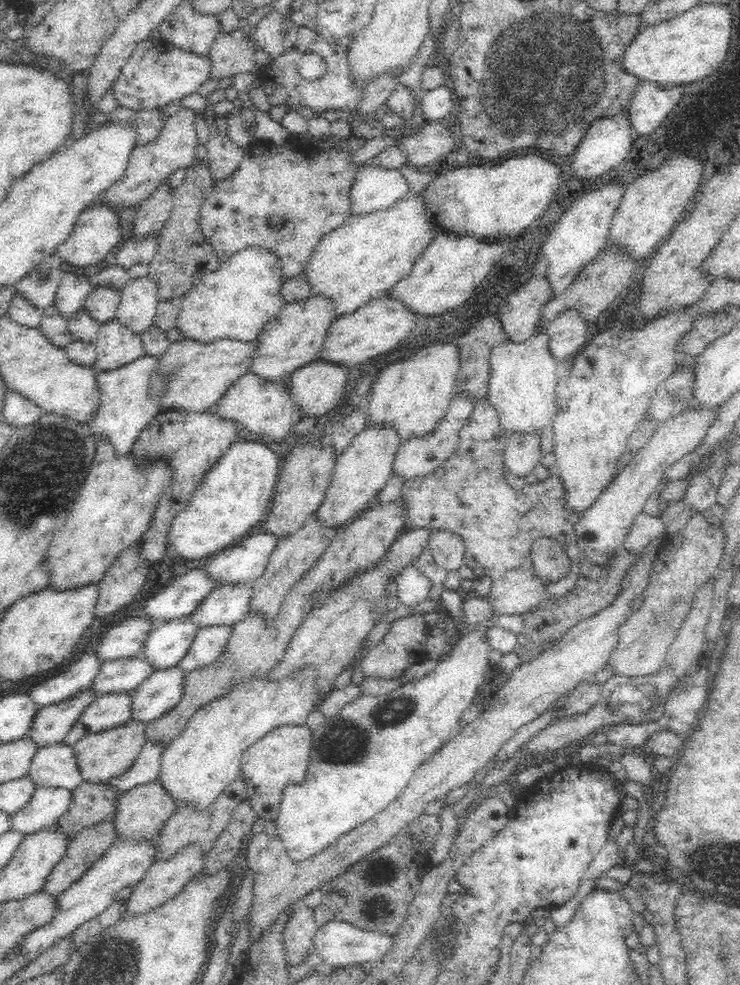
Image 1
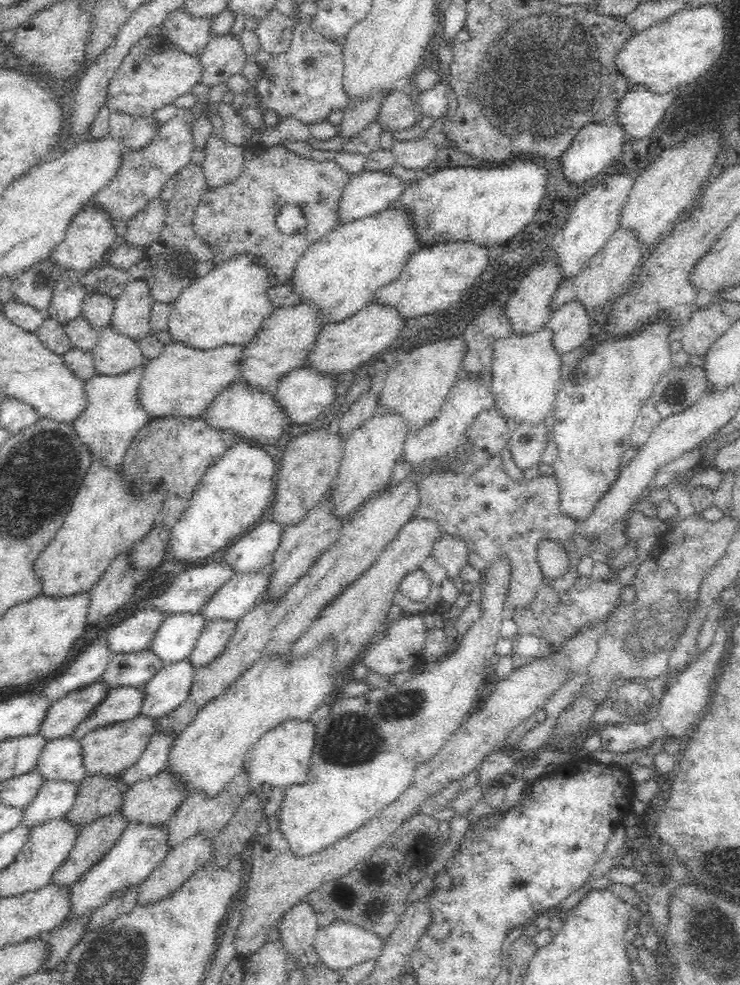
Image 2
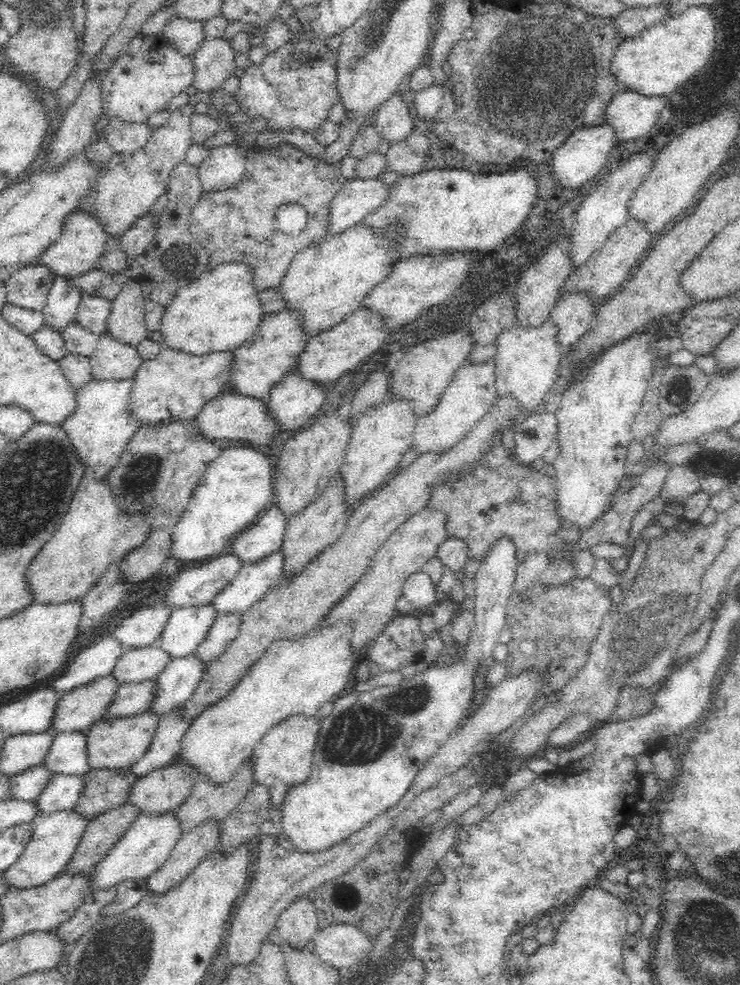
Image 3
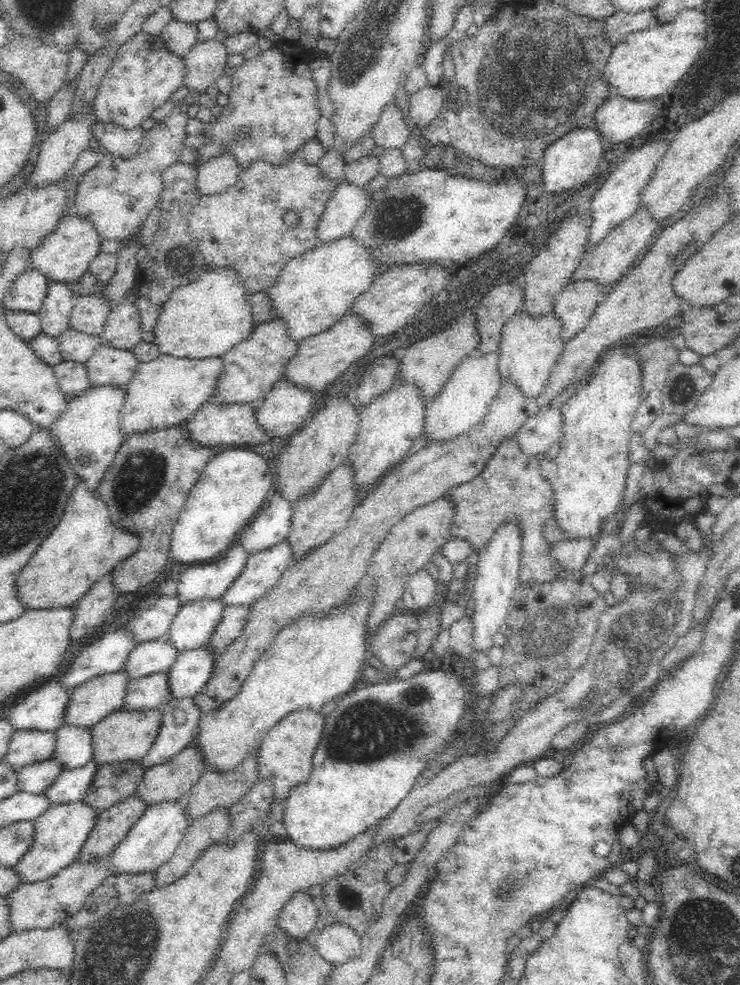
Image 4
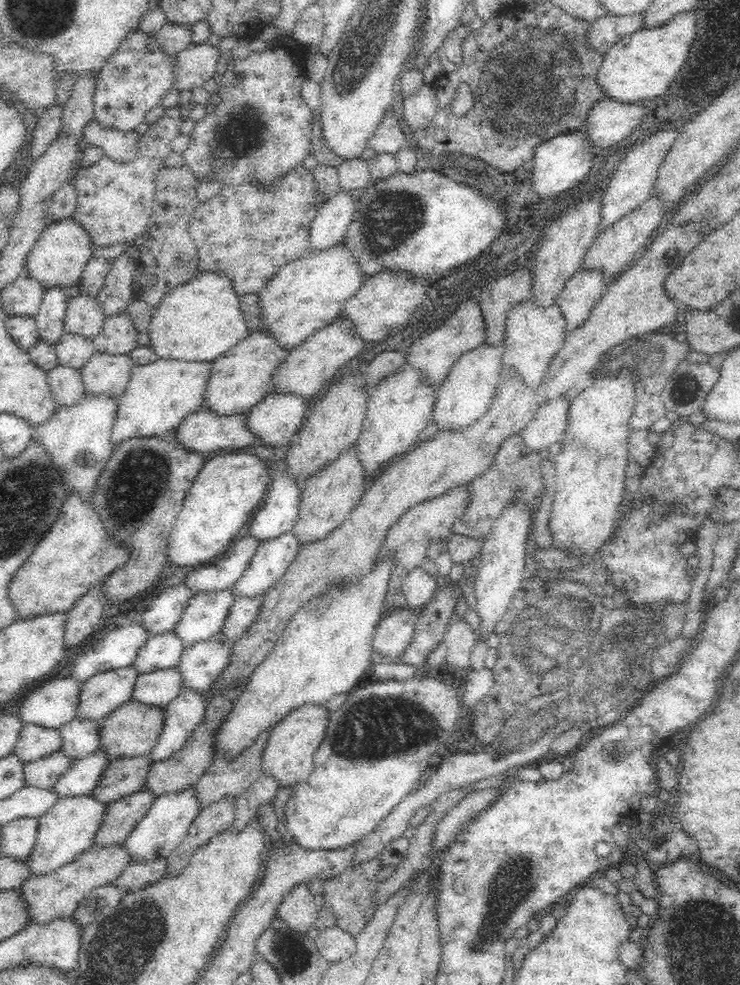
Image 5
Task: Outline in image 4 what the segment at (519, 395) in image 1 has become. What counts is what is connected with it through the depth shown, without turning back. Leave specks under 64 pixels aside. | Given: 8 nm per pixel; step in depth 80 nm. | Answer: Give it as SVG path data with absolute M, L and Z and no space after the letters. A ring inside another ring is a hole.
M522 308L515 312L503 326L498 362L500 376L512 377L526 395L536 396L544 388L550 369L563 351L562 328L562 319L556 311L530 313Z

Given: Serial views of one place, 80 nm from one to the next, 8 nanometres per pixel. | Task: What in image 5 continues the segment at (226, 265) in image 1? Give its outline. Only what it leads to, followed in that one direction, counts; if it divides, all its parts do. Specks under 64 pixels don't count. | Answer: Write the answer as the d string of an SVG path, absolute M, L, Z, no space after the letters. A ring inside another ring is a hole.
M196 272L194 278L188 282L170 287L150 315L146 331L150 336L149 347L152 352L164 359L212 362L230 348L234 348L250 332L242 318L240 300L237 296L223 272Z

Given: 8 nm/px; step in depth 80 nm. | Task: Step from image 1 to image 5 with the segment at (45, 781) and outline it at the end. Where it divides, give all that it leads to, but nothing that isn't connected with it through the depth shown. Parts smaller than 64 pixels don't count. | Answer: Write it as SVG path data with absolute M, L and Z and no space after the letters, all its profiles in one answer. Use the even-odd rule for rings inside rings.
M74 717L60 728L62 746L60 749L72 756L72 760L100 749L101 721Z

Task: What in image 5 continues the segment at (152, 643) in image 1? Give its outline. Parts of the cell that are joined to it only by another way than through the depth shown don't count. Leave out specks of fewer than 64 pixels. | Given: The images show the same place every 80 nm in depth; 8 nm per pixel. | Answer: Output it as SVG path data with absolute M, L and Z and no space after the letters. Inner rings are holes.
M231 587L217 591L198 591L184 608L182 618L174 628L184 640L185 647L217 636L224 628L228 612L236 599L235 589Z

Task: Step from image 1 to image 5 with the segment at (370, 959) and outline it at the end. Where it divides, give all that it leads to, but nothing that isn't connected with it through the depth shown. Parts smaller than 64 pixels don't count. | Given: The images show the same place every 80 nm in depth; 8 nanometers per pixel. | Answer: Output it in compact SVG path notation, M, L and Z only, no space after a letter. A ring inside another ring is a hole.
M326 923L318 928L314 936L320 954L329 963L335 963L352 956L355 951L355 937L338 926L329 926Z

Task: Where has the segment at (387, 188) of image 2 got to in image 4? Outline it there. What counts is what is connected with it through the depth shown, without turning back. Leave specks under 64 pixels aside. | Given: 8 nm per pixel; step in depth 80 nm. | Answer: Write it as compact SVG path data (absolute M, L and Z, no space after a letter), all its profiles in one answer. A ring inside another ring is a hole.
M342 183L334 189L315 226L318 244L330 244L350 236L352 228L364 212L368 191Z

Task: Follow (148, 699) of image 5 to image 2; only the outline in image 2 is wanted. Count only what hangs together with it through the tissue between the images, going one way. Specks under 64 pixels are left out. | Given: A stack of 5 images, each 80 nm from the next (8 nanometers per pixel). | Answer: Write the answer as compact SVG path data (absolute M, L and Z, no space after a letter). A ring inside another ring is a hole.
M120 685L111 688L108 696L104 698L104 702L100 704L99 708L96 708L96 712L70 735L75 736L76 739L81 739L98 725L125 721L133 716L138 716L142 712L144 698L146 698L145 685L136 685L135 687Z

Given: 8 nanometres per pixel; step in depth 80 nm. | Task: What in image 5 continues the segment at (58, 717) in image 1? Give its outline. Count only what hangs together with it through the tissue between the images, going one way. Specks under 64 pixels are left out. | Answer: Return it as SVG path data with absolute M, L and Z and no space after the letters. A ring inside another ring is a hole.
M132 663L87 678L80 686L80 704L76 708L76 717L102 721L109 712L132 699L138 676L140 671Z

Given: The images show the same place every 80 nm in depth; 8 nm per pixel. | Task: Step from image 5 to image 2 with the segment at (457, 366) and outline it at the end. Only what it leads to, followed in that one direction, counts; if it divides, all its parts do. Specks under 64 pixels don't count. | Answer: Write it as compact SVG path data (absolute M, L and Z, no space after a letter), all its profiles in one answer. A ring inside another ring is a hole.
M492 370L481 373L460 372L456 382L449 388L444 404L425 425L410 428L402 458L410 462L412 468L421 465L426 459L437 459L451 453L457 444L465 438L465 433L472 426L476 416L496 407L496 399L492 393Z

